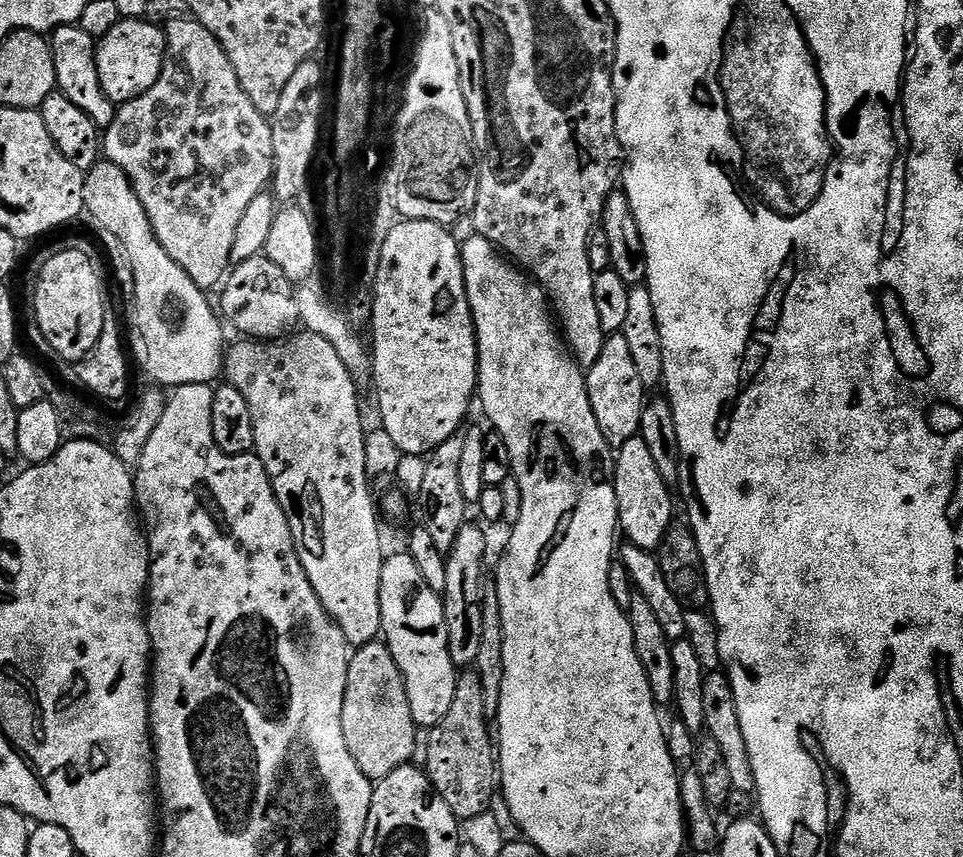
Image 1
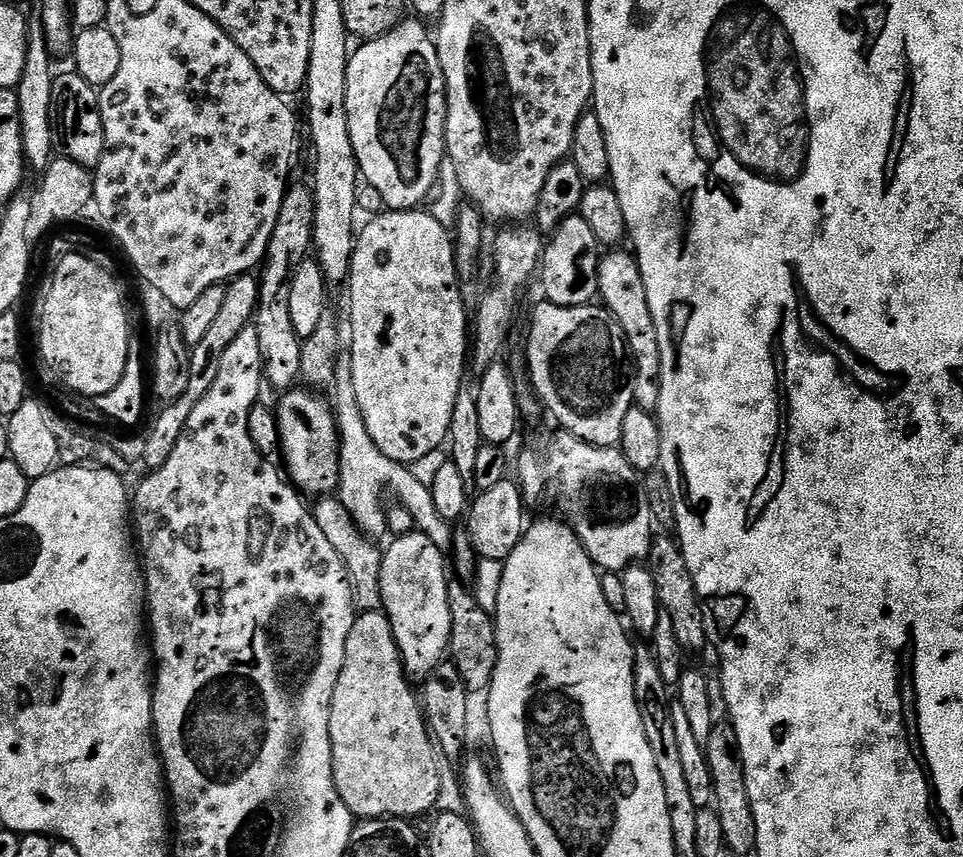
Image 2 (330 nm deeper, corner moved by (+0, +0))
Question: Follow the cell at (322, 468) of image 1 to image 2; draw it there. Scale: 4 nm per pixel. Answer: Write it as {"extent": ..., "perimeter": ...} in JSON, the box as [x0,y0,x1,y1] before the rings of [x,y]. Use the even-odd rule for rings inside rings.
{"extent":[274,386,340,494],"perimeter":[[[304,386],[293,387],[281,396],[284,397],[281,398],[280,405],[275,405],[274,411],[287,479],[304,494],[335,493],[339,482],[340,438],[333,405],[320,397],[323,395]]]}

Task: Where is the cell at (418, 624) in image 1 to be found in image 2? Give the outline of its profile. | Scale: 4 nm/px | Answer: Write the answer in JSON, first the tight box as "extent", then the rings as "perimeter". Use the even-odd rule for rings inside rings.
{"extent":[381,530,450,678],"perimeter":[[[413,530],[404,536],[397,536],[391,541],[389,548],[383,549],[381,562],[381,602],[383,613],[388,617],[394,630],[396,645],[400,651],[400,659],[404,662],[404,671],[412,678],[429,676],[445,659],[450,640],[450,608],[448,602],[448,585],[450,577],[444,573],[446,556],[426,534]]]}

